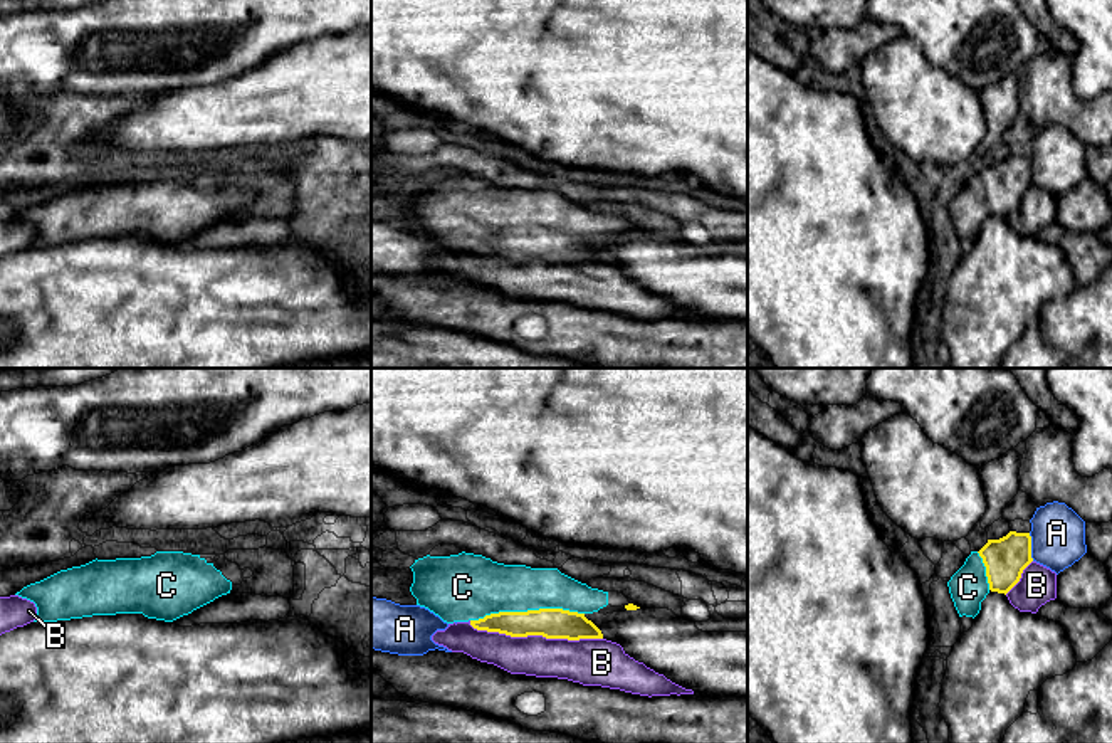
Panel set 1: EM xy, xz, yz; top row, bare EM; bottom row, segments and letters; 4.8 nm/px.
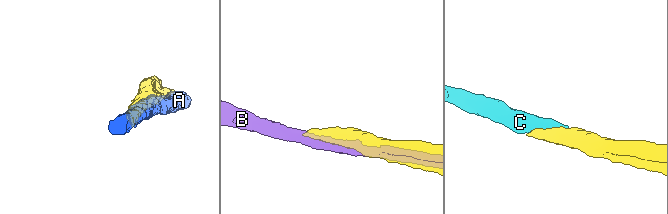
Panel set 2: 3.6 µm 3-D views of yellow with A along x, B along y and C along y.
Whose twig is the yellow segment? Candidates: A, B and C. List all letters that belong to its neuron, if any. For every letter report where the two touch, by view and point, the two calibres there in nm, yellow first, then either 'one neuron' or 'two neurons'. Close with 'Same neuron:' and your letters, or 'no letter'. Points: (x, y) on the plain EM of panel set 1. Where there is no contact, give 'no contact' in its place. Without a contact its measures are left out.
A: yz (1030, 170) | 200/260 nm | two neurons
B: xz (535, 258) | 140/200 nm | two neurons
C: xz (528, 234) | 140/260 nm | one neuron
Same neuron: C

